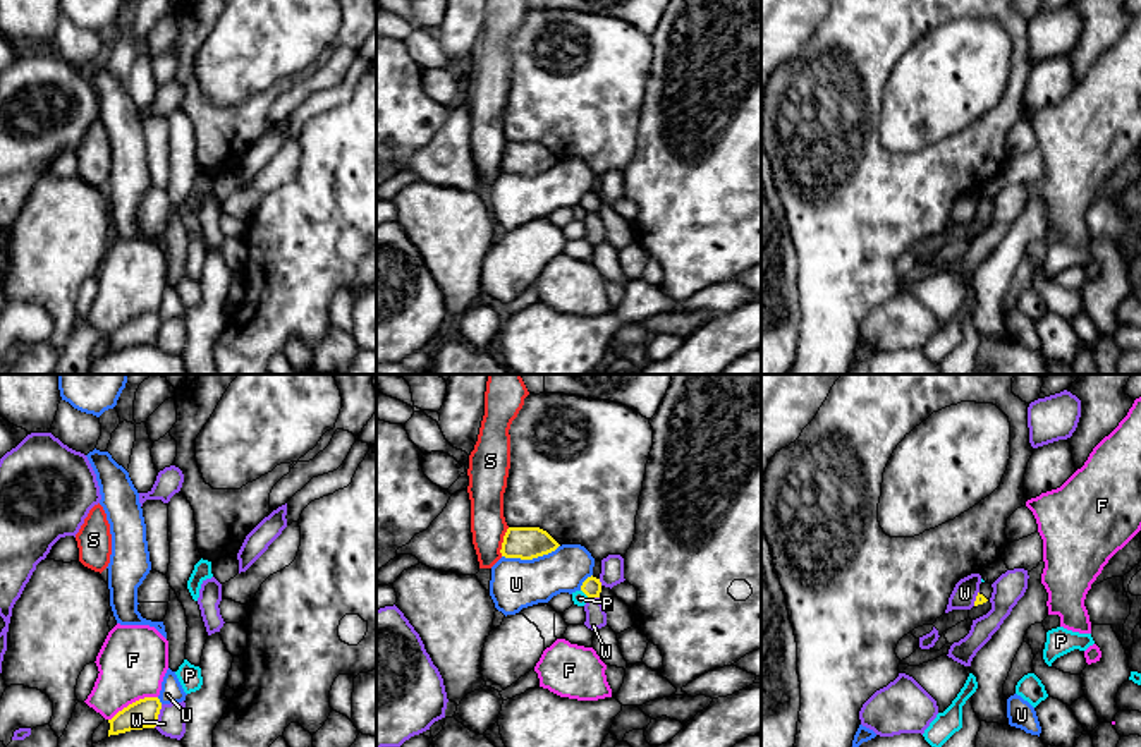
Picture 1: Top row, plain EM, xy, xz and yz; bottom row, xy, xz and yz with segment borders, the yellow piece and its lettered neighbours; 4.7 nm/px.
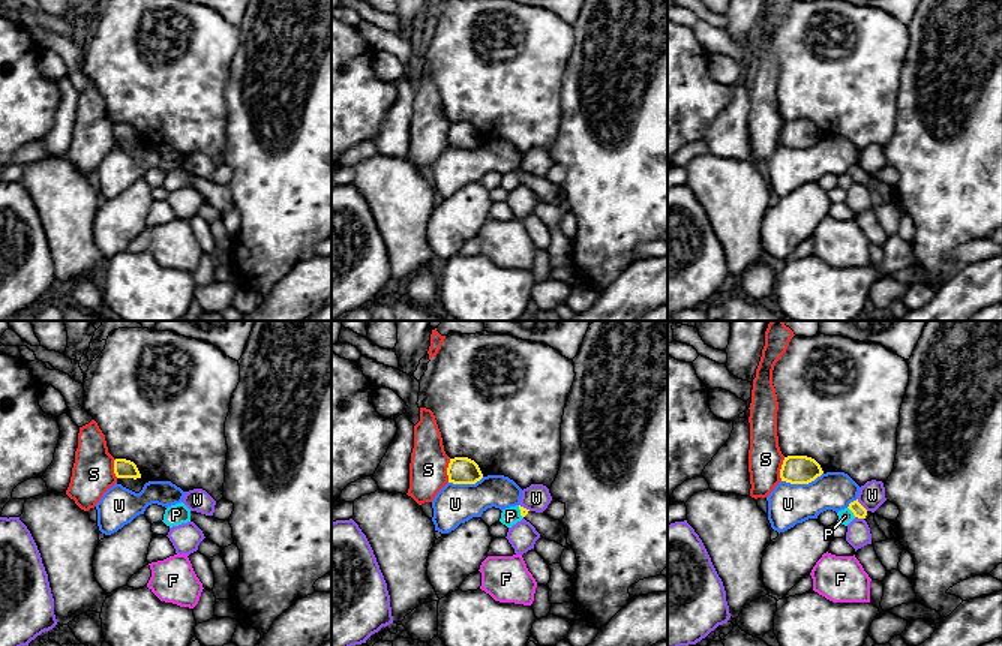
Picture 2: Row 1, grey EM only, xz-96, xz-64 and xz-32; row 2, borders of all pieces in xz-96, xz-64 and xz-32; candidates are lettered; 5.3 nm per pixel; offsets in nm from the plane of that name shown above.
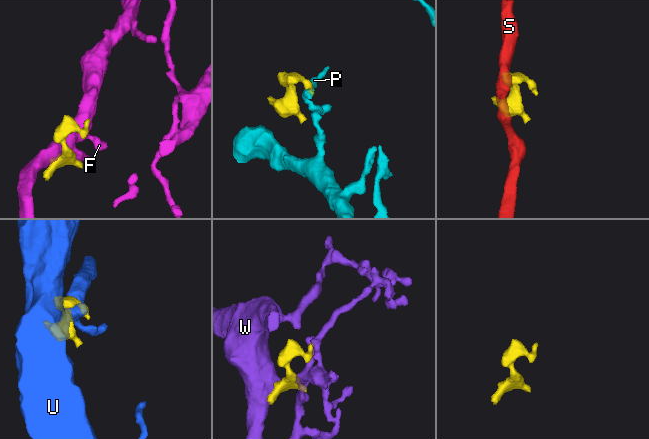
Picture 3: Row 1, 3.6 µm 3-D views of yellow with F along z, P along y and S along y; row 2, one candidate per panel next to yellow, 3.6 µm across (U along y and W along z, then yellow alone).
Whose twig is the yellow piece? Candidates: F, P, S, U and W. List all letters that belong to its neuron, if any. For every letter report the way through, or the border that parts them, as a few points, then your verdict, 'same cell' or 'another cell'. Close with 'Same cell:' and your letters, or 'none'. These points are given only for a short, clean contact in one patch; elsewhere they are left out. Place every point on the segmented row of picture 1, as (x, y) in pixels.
F: another cell
P: along xz (581, 589), (588, 596) | another cell
S: along xz (509, 528), (500, 555) | another cell
U: another cell
W: another cell
Same cell: none

